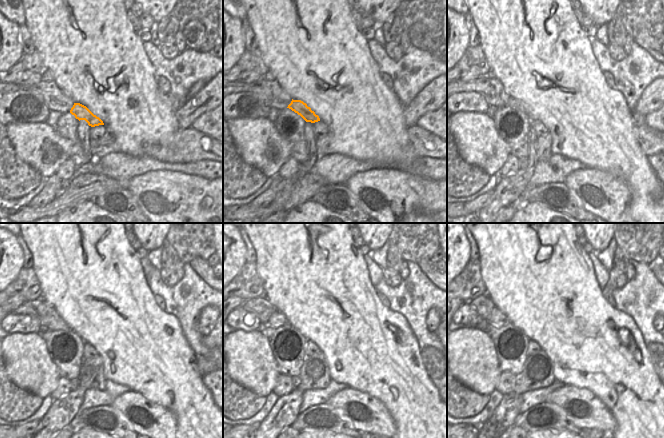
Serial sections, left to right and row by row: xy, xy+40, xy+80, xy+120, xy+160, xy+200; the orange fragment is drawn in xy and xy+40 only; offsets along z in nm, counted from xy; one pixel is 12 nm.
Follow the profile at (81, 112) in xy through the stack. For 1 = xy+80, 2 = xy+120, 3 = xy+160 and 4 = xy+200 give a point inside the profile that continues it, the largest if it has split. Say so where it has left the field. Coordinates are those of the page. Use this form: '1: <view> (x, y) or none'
1: xy+80 (519, 105)
2: xy+120 (60, 324)
3: xy+160 (277, 319)
4: xy+200 (497, 318)

